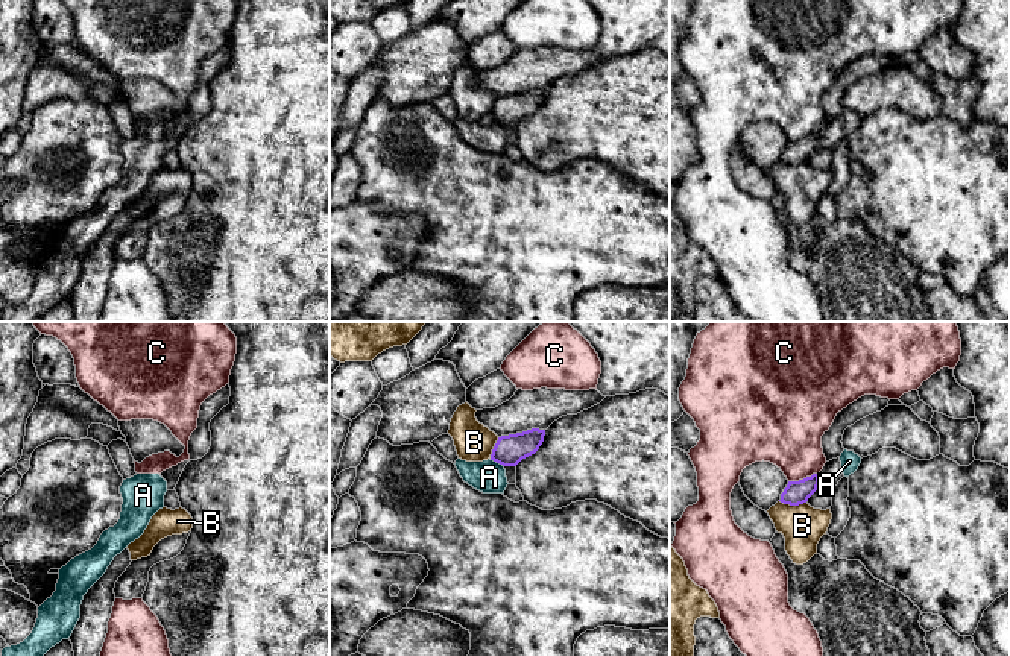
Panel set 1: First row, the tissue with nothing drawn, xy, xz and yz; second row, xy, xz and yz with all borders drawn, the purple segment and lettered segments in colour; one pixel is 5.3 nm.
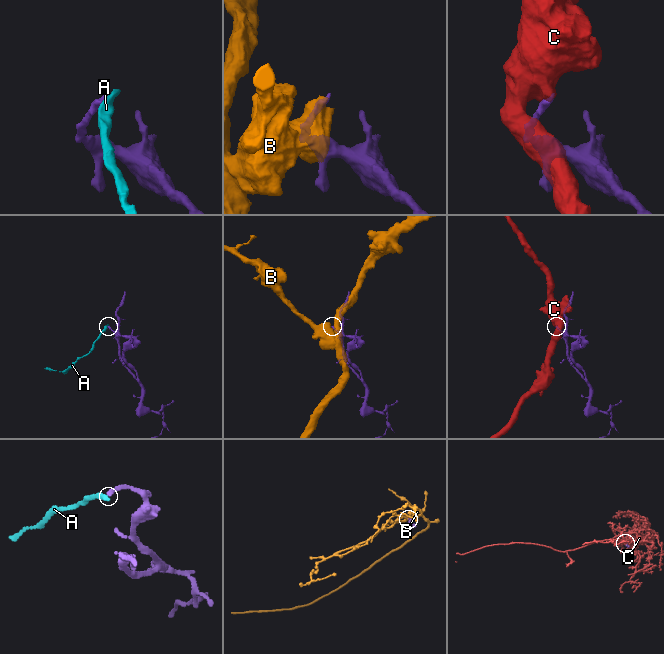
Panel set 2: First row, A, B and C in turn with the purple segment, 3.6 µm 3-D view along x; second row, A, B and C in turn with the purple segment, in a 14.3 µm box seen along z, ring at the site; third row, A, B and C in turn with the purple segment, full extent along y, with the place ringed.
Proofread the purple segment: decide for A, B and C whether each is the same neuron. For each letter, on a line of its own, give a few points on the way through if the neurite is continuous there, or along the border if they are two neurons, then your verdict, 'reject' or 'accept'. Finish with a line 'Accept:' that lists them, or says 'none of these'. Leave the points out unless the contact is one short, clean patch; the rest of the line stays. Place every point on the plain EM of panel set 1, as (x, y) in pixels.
A: border along xz (489, 119), (503, 126); reject
B: border along yz (779, 160), (789, 164), (805, 163); reject
C: border along yz (817, 132), (789, 141); reject
Accept: none of these

